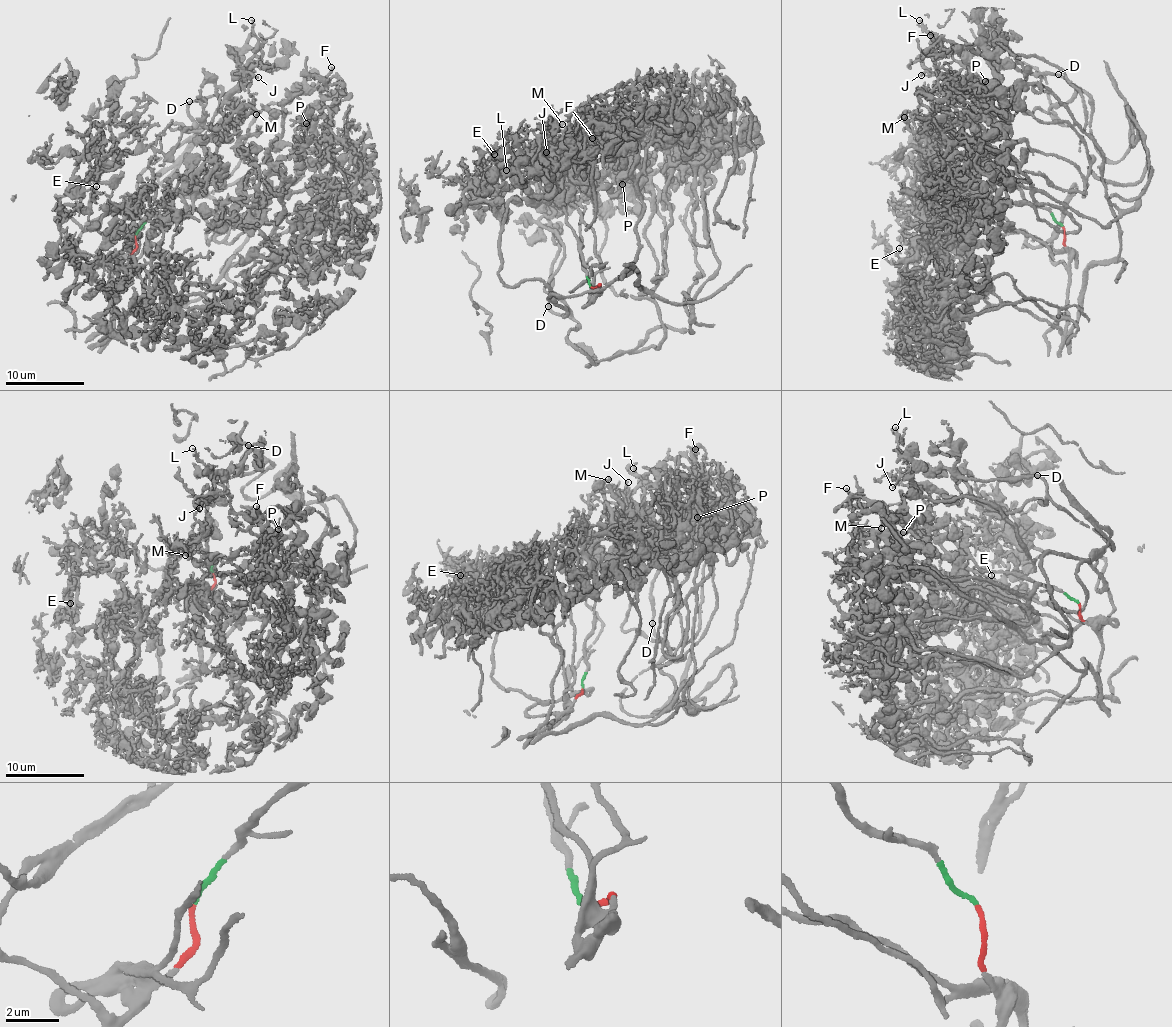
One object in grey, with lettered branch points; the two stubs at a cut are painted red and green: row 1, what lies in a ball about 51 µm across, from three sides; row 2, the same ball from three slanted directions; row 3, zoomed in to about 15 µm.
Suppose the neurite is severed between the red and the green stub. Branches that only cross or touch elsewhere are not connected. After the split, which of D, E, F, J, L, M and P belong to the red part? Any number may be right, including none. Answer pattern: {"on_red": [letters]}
{"on_red": ["E", "F", "P"]}

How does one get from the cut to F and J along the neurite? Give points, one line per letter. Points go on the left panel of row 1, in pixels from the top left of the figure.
F: (136, 236), (115, 332), (248, 261), (340, 162), (357, 181), (358, 153), (321, 165), (332, 66)
J: (136, 236), (161, 204), (205, 175), (205, 141), (231, 134), (241, 111), (226, 100), (253, 74), (258, 78)

